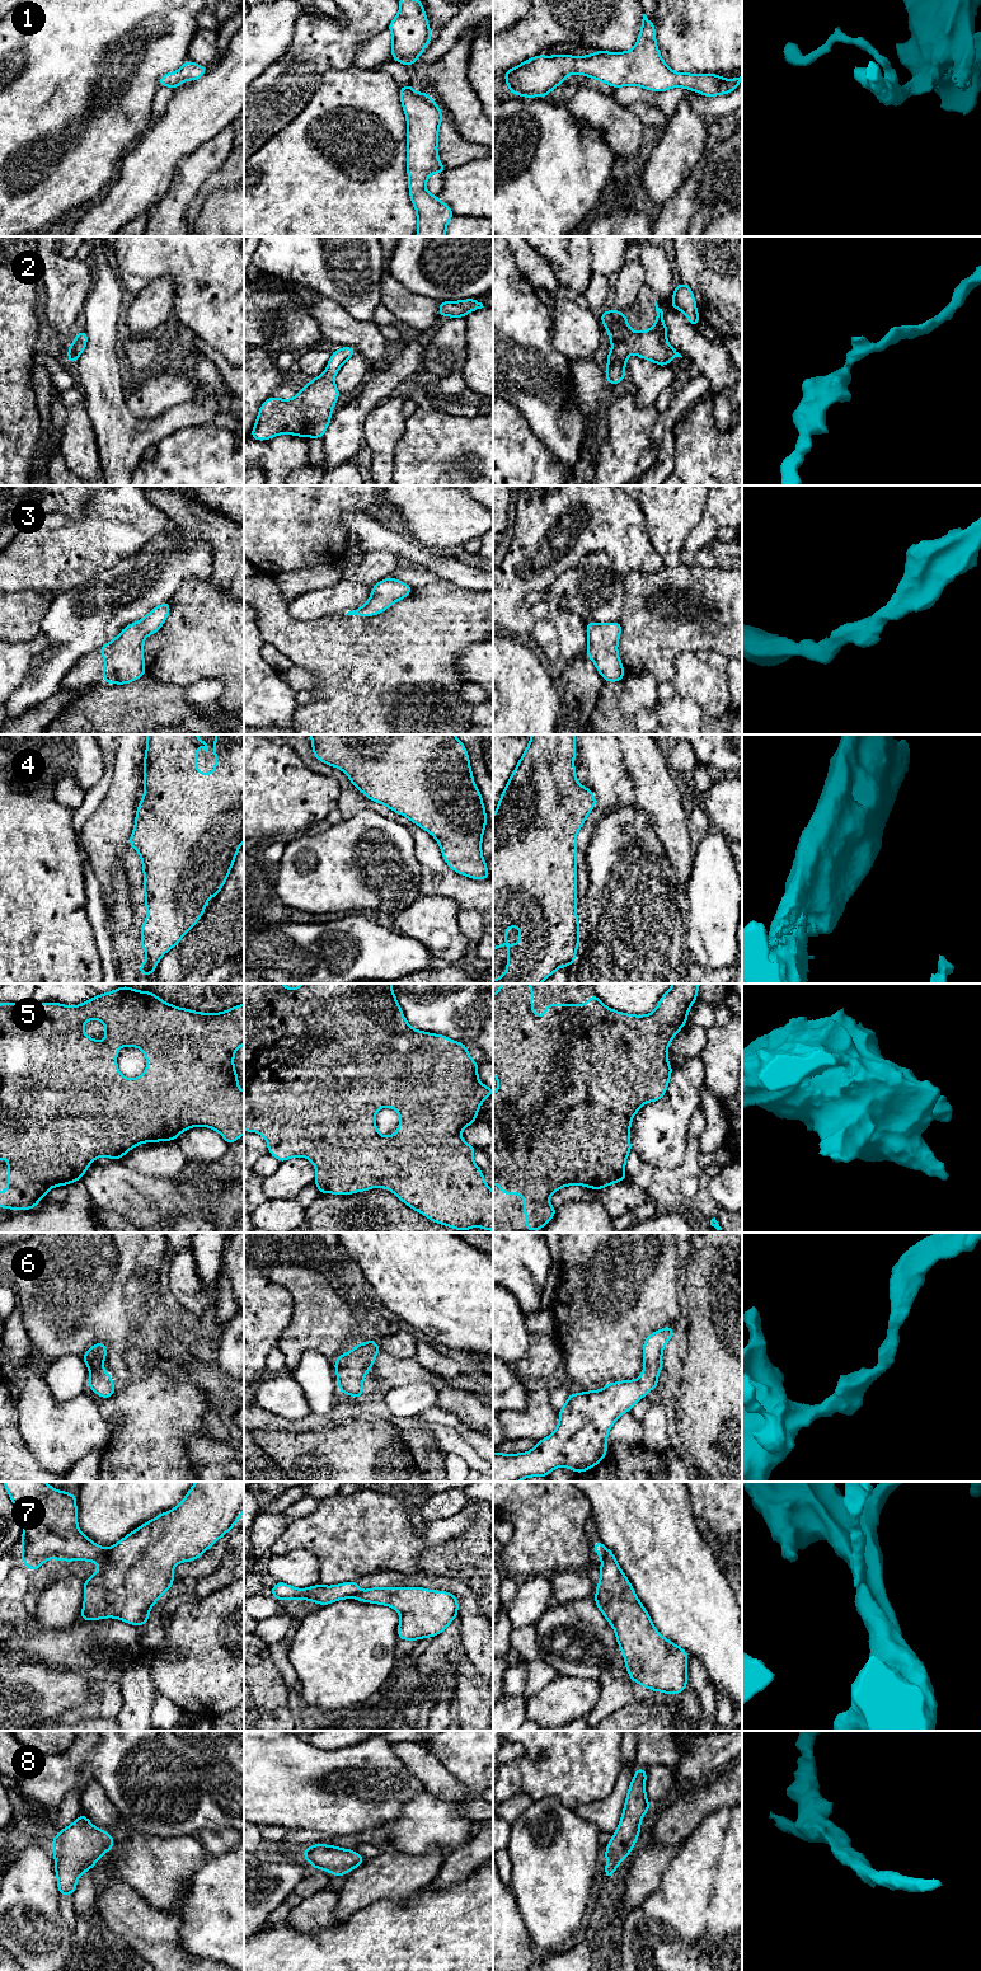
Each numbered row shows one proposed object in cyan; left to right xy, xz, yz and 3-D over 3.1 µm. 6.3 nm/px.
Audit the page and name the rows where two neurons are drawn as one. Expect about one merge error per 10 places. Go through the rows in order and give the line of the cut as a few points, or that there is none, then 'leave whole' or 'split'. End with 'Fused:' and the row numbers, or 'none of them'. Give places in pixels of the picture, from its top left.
1: cut none; leave whole
2: cut none; leave whole
3: cut none; leave whole
4: cut none; leave whole
5: cut none; leave whole
6: cut none; leave whole
7: cut xy (112, 1547), (102, 1564); split
8: cut none; leave whole
Fused: 7

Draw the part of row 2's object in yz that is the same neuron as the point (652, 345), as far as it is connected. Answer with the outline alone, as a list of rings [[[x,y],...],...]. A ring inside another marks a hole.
[[[656,299],[654,306],[657,311],[656,323],[651,329],[643,332],[632,330],[628,325],[628,318],[619,310],[612,309],[610,311],[600,313],[602,325],[607,328],[607,335],[612,344],[612,349],[606,353],[609,360],[607,366],[605,367],[607,384],[616,385],[625,380],[625,363],[632,352],[634,352],[638,357],[646,358],[660,366],[668,366],[672,357],[682,357],[667,342],[666,335],[668,329],[663,322],[663,311],[658,308]]]

